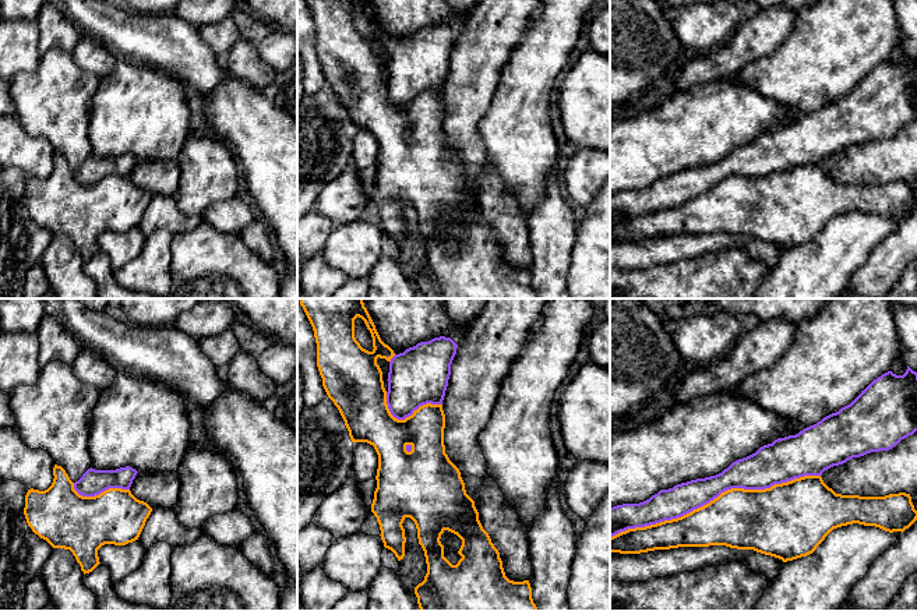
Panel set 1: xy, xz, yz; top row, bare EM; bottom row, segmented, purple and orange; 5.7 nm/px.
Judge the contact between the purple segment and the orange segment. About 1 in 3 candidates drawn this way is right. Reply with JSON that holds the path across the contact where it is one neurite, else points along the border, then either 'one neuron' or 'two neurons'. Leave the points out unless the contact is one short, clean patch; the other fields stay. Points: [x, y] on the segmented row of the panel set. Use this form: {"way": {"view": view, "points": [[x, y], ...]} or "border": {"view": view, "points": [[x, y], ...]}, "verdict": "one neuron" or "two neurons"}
{"verdict": "two neurons"}

